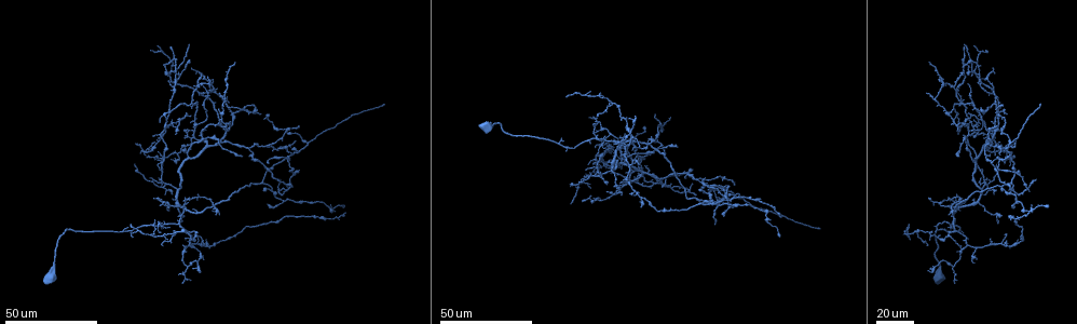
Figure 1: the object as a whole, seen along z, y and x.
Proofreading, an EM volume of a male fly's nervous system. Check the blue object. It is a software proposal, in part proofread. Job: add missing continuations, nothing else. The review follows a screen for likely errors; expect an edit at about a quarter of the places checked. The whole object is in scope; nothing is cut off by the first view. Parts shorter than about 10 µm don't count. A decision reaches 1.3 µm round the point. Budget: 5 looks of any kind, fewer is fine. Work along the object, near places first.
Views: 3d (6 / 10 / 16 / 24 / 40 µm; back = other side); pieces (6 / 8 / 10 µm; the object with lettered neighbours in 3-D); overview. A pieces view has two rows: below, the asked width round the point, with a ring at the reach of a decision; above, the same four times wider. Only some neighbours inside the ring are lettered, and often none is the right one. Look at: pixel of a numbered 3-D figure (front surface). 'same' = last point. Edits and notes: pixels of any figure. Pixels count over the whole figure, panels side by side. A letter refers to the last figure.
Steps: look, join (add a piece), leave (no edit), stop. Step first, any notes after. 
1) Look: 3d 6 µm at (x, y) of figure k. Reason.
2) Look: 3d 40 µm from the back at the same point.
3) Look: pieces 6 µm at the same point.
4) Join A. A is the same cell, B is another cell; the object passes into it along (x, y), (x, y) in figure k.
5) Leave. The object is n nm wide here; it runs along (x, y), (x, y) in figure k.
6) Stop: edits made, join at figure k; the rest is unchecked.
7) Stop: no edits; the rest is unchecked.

Look: 3d 24 µm at (1039, 105) of figure 1. End of a long branch.

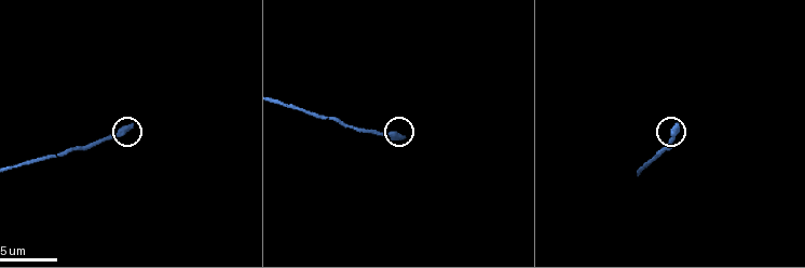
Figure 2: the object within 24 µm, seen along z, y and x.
Look: pieces 10 µm at (402, 139) of figure 2.

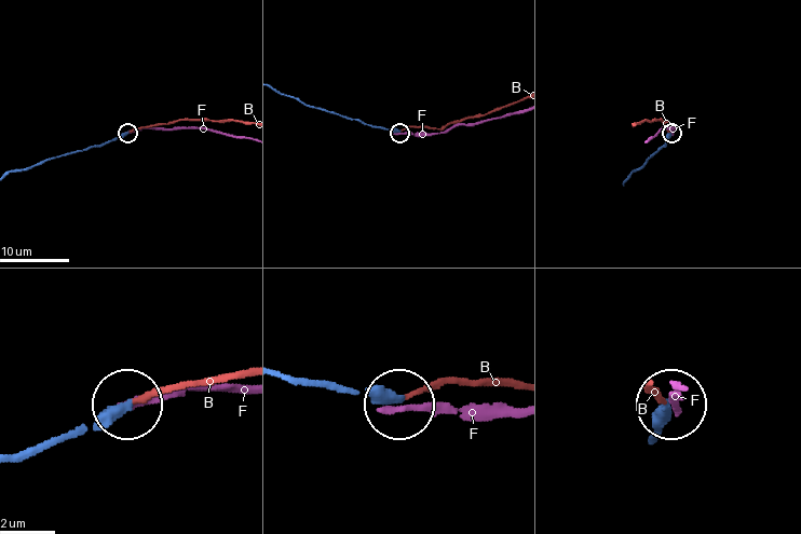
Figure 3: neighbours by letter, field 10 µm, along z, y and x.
Join B. The object is 310 nm wide here; B is the same cell, F is another cell; the neuron continues.

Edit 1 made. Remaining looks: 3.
Look: 3d 24 µm at (993, 120) of figure 1. Tapers out.

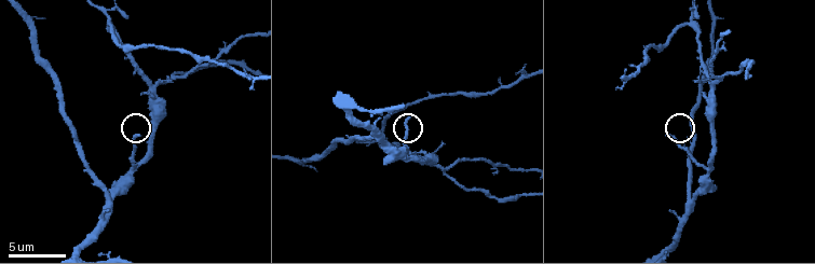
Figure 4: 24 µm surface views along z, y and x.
Look: pieces 6 µm at (667, 133) of figure 4. What lies round it.

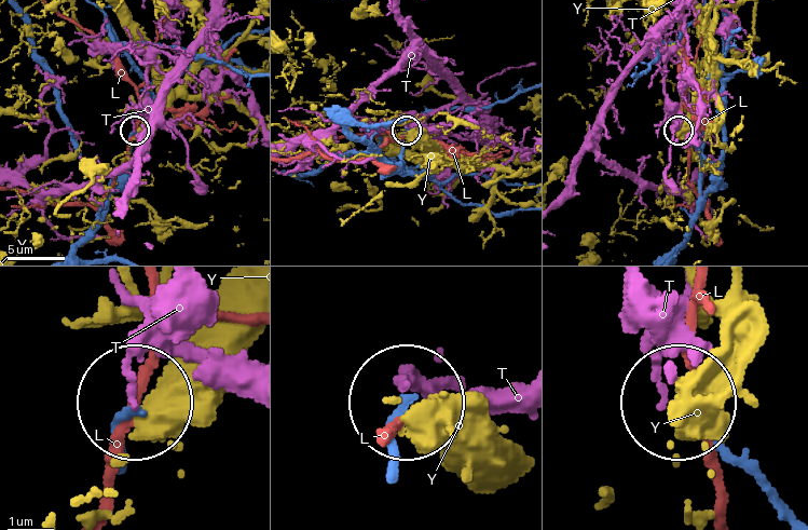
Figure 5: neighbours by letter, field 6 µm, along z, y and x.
Leave. The object is 150 nm wide here; L, T and Y are other cells; it runs along (386, 461), (406, 407) in figure 5; none of them fits.

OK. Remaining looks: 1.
Stop: edits made, join at figure 3; the rest is unchecked.

